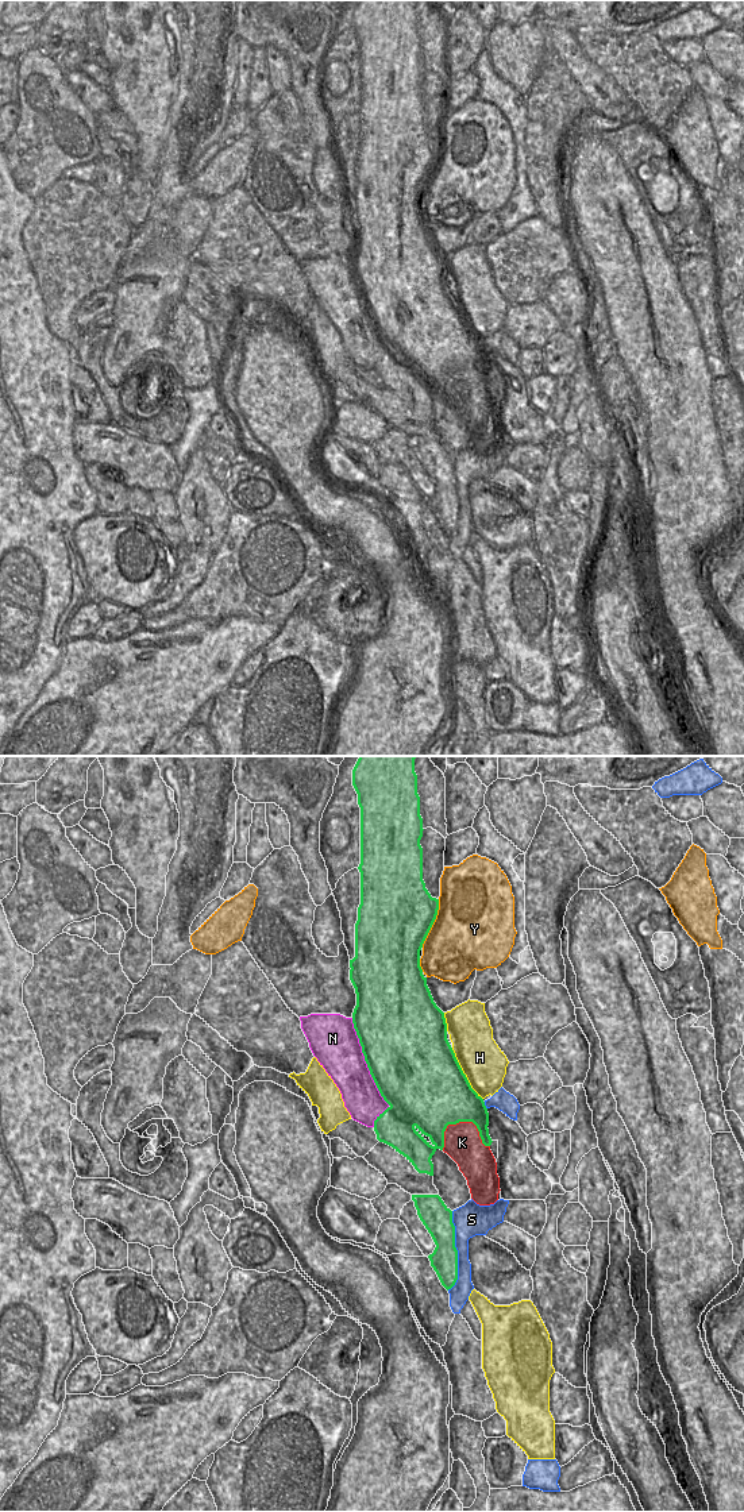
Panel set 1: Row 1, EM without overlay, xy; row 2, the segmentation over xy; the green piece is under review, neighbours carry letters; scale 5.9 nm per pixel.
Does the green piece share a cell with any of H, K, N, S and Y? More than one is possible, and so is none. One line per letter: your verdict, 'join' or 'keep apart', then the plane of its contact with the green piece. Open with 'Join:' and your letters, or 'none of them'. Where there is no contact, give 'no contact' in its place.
Join: K
H: keep apart; meets green in xy
K: join; meets green in xy
N: keep apart; meets green in xy
S: keep apart; meets green in xy
Y: keep apart; meets green in xy

